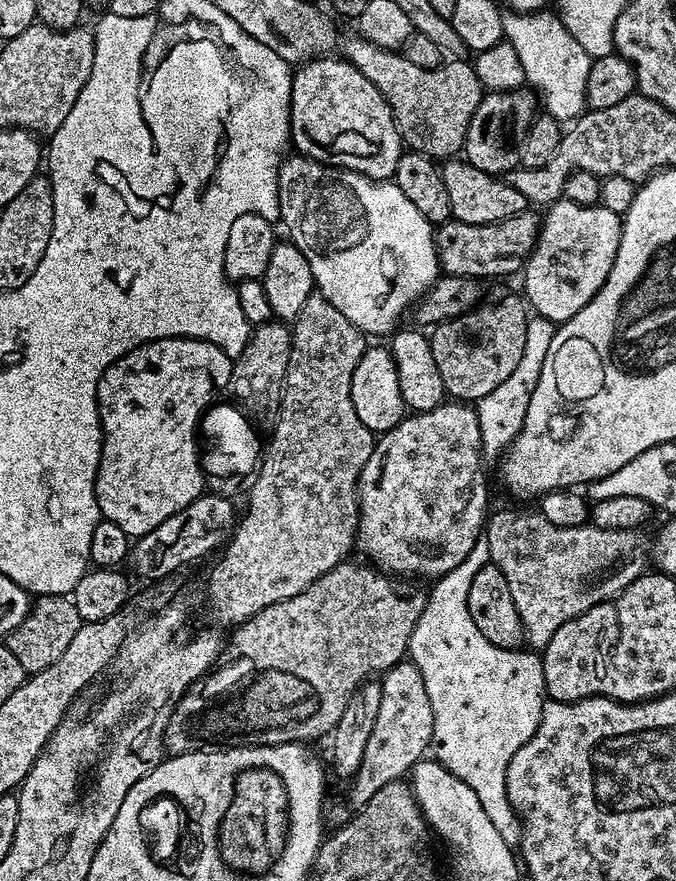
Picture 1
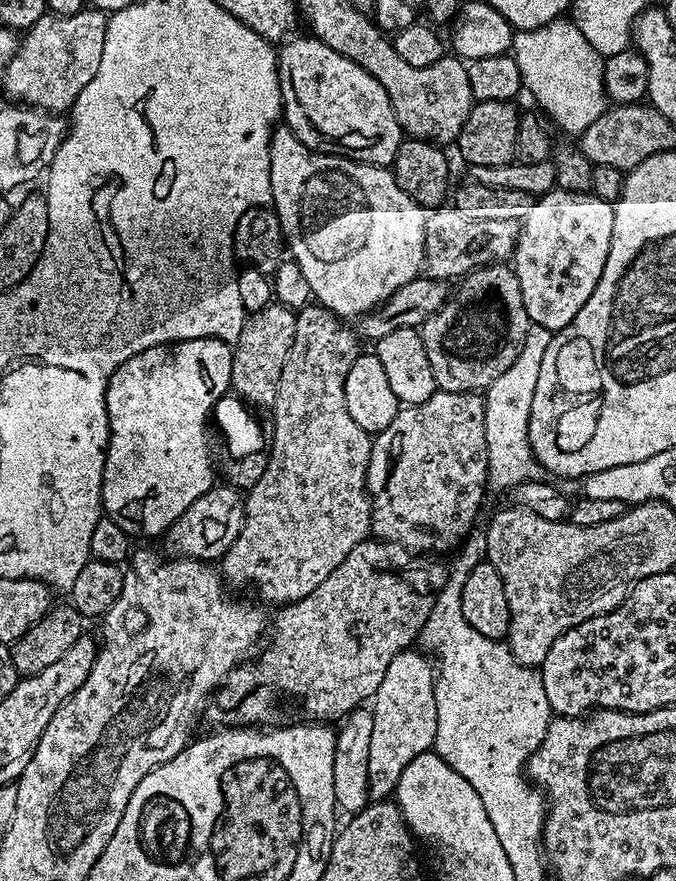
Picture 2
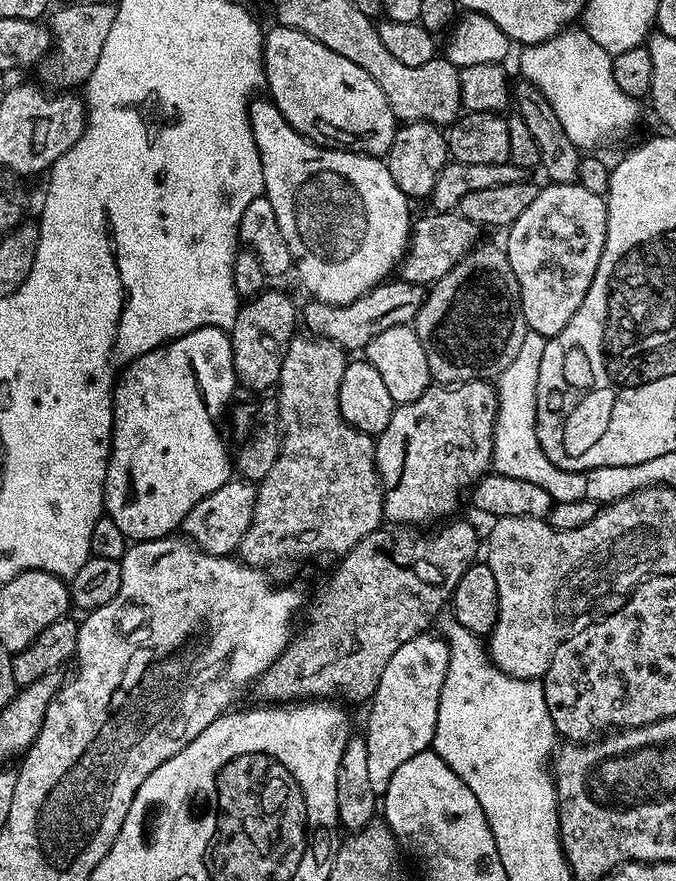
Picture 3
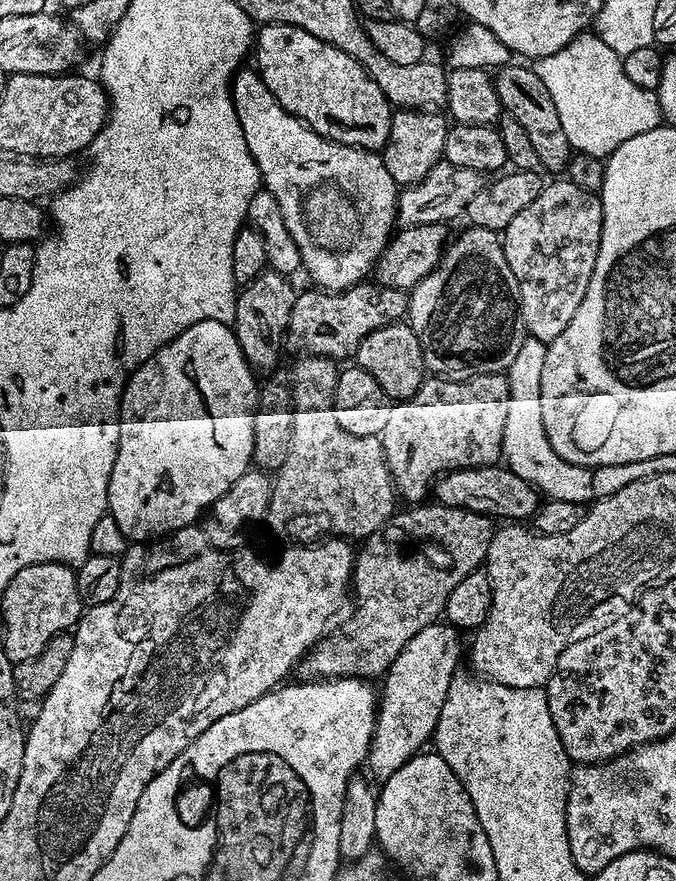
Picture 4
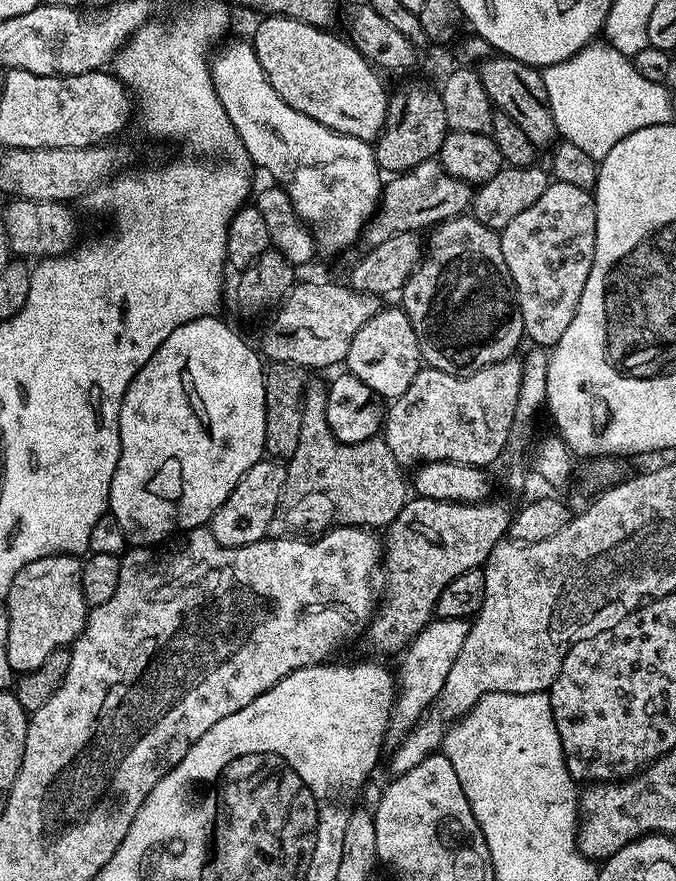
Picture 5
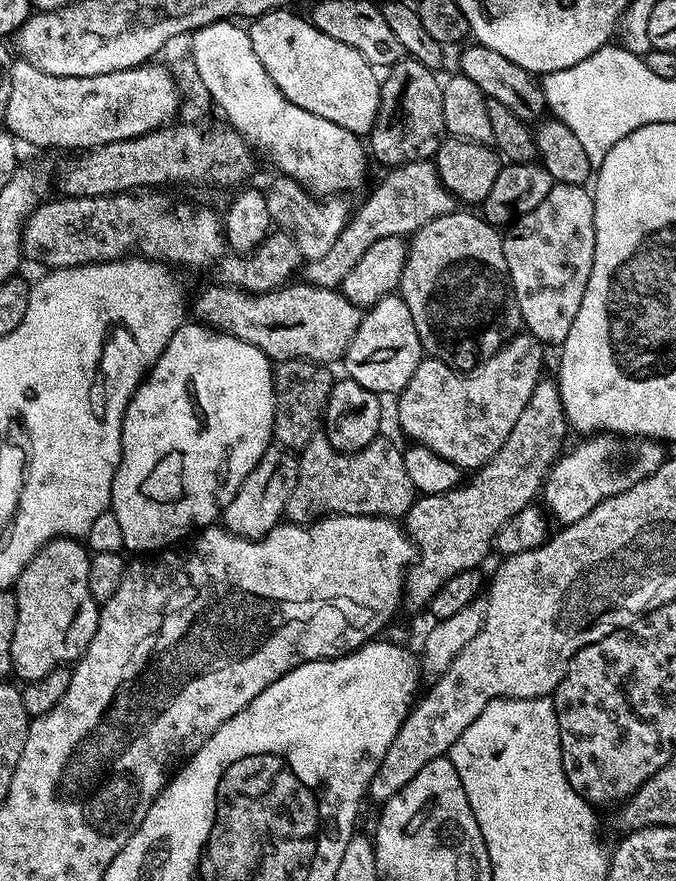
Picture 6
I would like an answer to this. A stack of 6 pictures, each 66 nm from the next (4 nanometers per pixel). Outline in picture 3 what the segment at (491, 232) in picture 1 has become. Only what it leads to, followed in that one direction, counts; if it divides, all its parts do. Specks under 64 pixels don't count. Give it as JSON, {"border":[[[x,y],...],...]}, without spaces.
{"border":[[[433,211],[431,215],[424,216],[417,224],[415,221],[411,225],[408,250],[404,253],[398,269],[399,279],[431,286],[444,277],[467,252],[472,251],[481,239],[481,225],[470,222],[465,216],[461,216],[459,211]]]}

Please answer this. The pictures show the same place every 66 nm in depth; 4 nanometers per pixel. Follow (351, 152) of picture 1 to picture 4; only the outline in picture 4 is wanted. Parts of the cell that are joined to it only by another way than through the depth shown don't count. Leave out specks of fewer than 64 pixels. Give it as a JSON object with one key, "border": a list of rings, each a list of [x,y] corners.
{"border":[[[265,24],[254,36],[255,67],[264,85],[292,116],[334,144],[383,149],[388,143],[393,105],[368,77],[367,70],[342,50],[289,24]]]}

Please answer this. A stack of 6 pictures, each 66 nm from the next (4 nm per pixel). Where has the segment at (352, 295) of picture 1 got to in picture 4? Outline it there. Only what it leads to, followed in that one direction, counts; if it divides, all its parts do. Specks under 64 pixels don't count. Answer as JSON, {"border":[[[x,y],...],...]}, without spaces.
{"border":[[[237,71],[232,81],[232,105],[236,111],[238,122],[242,126],[242,134],[246,138],[246,146],[250,150],[250,154],[254,158],[254,162],[260,171],[260,178],[263,187],[270,194],[274,194],[274,198],[278,202],[278,206],[282,210],[282,222],[286,222],[286,230],[290,230],[290,238],[294,238],[294,244],[298,246],[298,254],[303,271],[308,271],[308,276],[313,280],[317,289],[326,292],[345,292],[348,288],[352,288],[355,284],[361,283],[365,279],[364,276],[373,271],[374,265],[380,259],[385,248],[388,247],[389,240],[394,235],[394,227],[397,223],[396,218],[396,198],[398,195],[398,186],[394,182],[394,178],[390,178],[390,173],[386,171],[383,155],[377,154],[375,151],[367,148],[351,148],[349,144],[334,144],[331,140],[325,140],[319,136],[314,129],[303,124],[297,116],[290,115],[285,108],[280,105],[278,98],[274,98],[274,94],[264,85],[264,79],[260,77],[259,71],[252,72]]]}

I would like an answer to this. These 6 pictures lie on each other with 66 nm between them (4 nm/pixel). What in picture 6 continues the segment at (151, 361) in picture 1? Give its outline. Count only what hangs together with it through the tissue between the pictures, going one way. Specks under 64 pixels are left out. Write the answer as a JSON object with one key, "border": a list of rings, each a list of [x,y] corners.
{"border":[[[185,322],[170,338],[170,342],[166,342],[162,354],[152,363],[152,369],[136,387],[135,394],[126,406],[122,422],[120,465],[114,474],[110,510],[122,526],[122,542],[127,551],[132,551],[132,554],[151,554],[171,548],[179,545],[183,536],[191,537],[197,529],[215,525],[223,517],[224,508],[230,506],[250,470],[258,466],[262,454],[273,443],[272,427],[276,409],[276,391],[272,385],[273,371],[273,361],[269,360],[262,350],[258,350],[258,346],[250,346],[250,342],[242,342],[234,335],[209,328],[199,322]]]}

